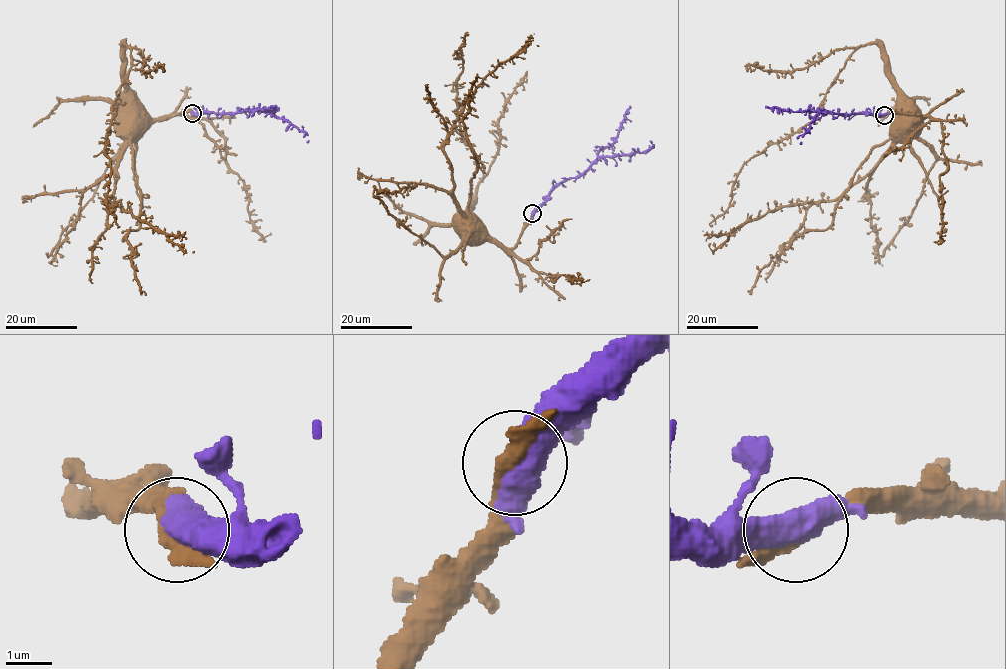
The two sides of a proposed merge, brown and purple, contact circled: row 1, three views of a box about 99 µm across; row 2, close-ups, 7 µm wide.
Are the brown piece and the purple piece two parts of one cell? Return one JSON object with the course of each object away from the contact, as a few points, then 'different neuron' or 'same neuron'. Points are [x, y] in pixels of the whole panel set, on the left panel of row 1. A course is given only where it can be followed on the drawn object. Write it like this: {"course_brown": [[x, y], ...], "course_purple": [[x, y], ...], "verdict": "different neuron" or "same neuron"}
{"course_brown": [[192, 114], [152, 118], [128, 87], [124, 44], [130, 72], [104, 152], [107, 206], [119, 226]], "course_purple": [[192, 114], [267, 111], [306, 133], [308, 142]], "verdict": "same neuron"}

